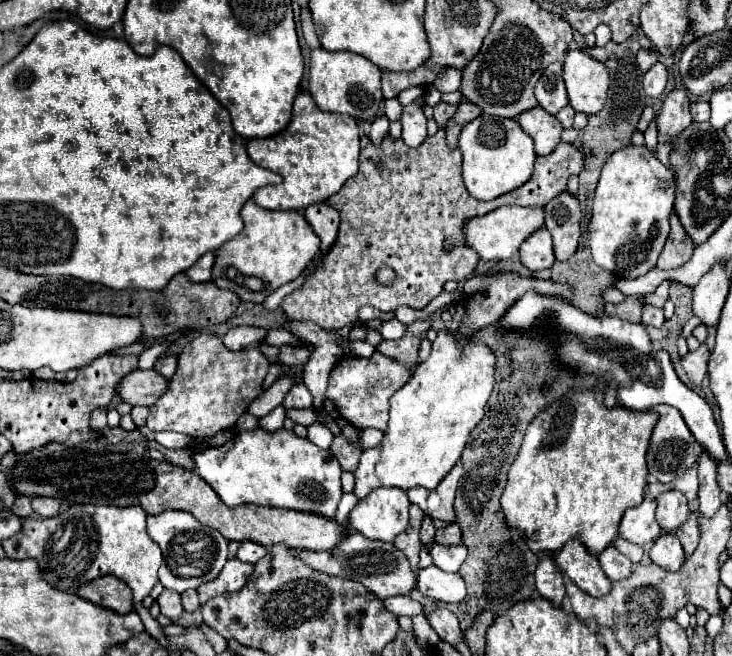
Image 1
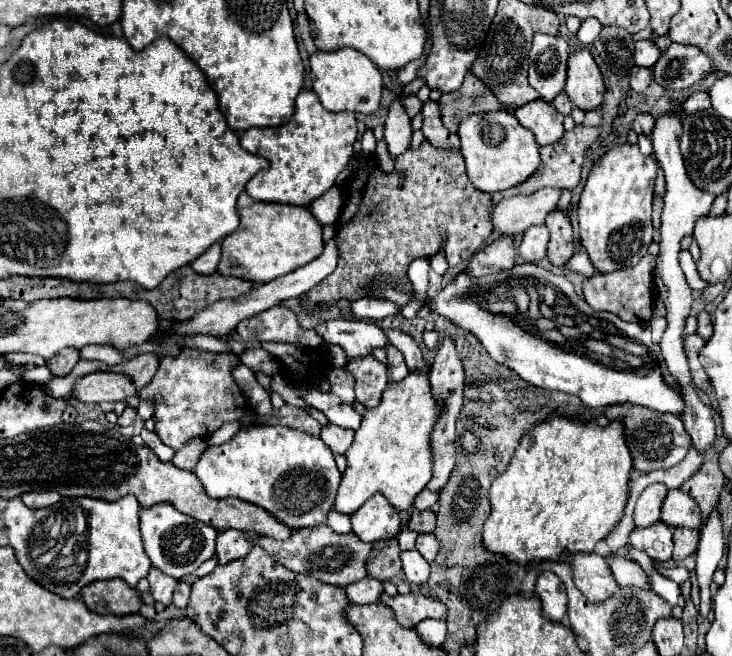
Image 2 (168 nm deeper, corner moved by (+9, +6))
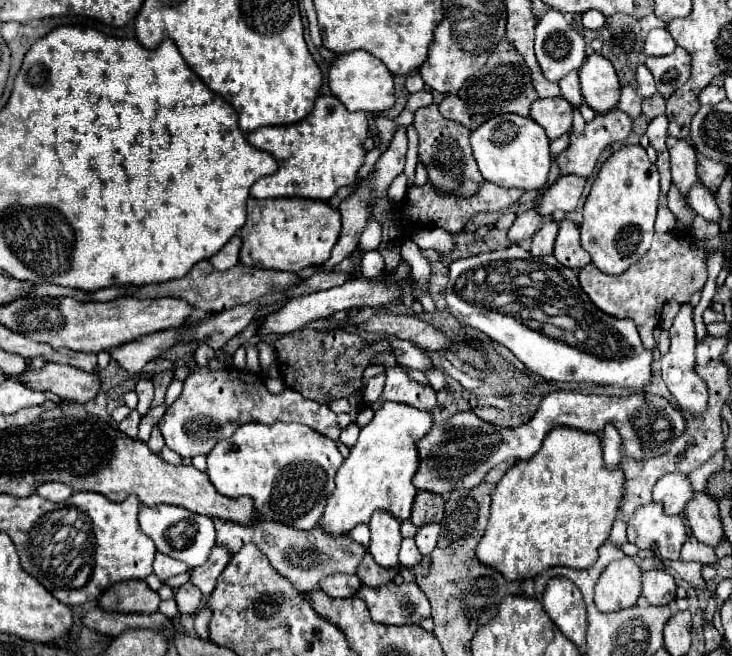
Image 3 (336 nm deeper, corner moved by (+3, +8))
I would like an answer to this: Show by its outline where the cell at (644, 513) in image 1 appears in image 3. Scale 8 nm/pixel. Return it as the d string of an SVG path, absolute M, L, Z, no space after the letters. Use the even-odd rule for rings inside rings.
M666 474L654 486L654 502L662 502L666 514L684 514L692 496L694 488L684 474Z

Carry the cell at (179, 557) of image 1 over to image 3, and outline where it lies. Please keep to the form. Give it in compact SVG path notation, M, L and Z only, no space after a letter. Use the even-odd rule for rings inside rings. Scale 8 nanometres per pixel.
M142 504L138 520L140 520L142 532L154 540L156 548L162 554L166 554L170 558L178 558L190 568L200 566L202 562L206 562L210 550L216 544L216 532L214 532L212 518L196 514L196 512L190 512L190 510L180 508L180 506L172 506L172 504L144 506Z

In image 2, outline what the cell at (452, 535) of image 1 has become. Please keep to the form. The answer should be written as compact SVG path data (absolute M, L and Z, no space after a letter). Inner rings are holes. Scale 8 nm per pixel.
M414 510L408 522L408 528L418 534L430 534L436 528L436 514L432 510L424 510L424 512Z

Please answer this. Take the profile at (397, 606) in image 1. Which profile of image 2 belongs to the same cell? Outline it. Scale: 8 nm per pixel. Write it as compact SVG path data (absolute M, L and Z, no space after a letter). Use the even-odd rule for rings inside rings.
M366 578L356 584L350 584L346 588L348 598L352 604L370 604L370 602L380 602L380 596L384 594L384 582L376 578Z

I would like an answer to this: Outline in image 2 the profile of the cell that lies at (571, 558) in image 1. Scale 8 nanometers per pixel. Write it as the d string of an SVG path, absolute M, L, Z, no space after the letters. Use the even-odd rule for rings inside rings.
M566 552L564 560L572 568L576 588L590 602L604 602L606 598L610 598L620 588L602 556L598 556L594 552L590 552L590 554Z

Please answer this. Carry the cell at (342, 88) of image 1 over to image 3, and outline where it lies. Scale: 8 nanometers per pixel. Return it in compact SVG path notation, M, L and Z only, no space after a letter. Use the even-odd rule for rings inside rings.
M362 50L336 56L336 60L330 64L330 90L352 112L362 110L370 114L380 114L384 110L390 110L396 102L390 70L376 56Z

